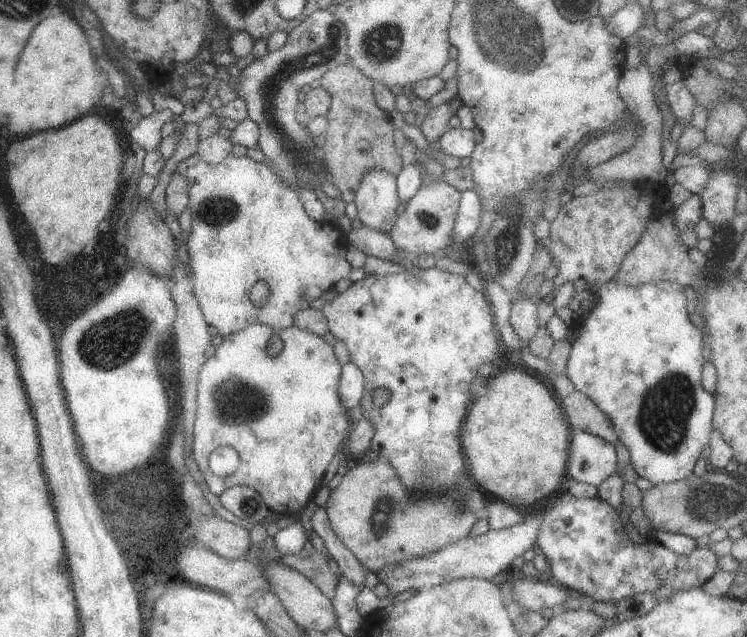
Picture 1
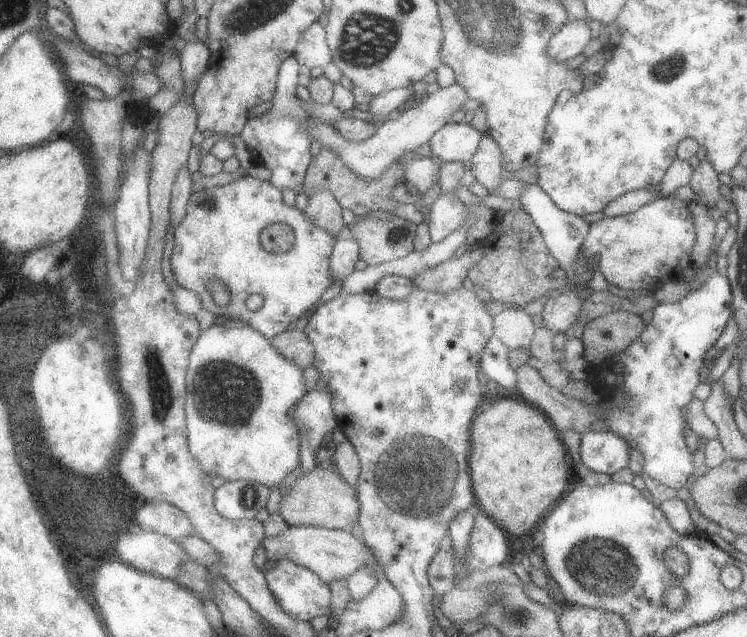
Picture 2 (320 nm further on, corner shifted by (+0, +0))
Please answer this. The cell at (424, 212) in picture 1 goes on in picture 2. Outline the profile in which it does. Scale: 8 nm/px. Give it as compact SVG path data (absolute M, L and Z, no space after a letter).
M365 218L344 230L344 237L355 240L359 260L366 265L380 264L413 252L417 224L403 218Z

